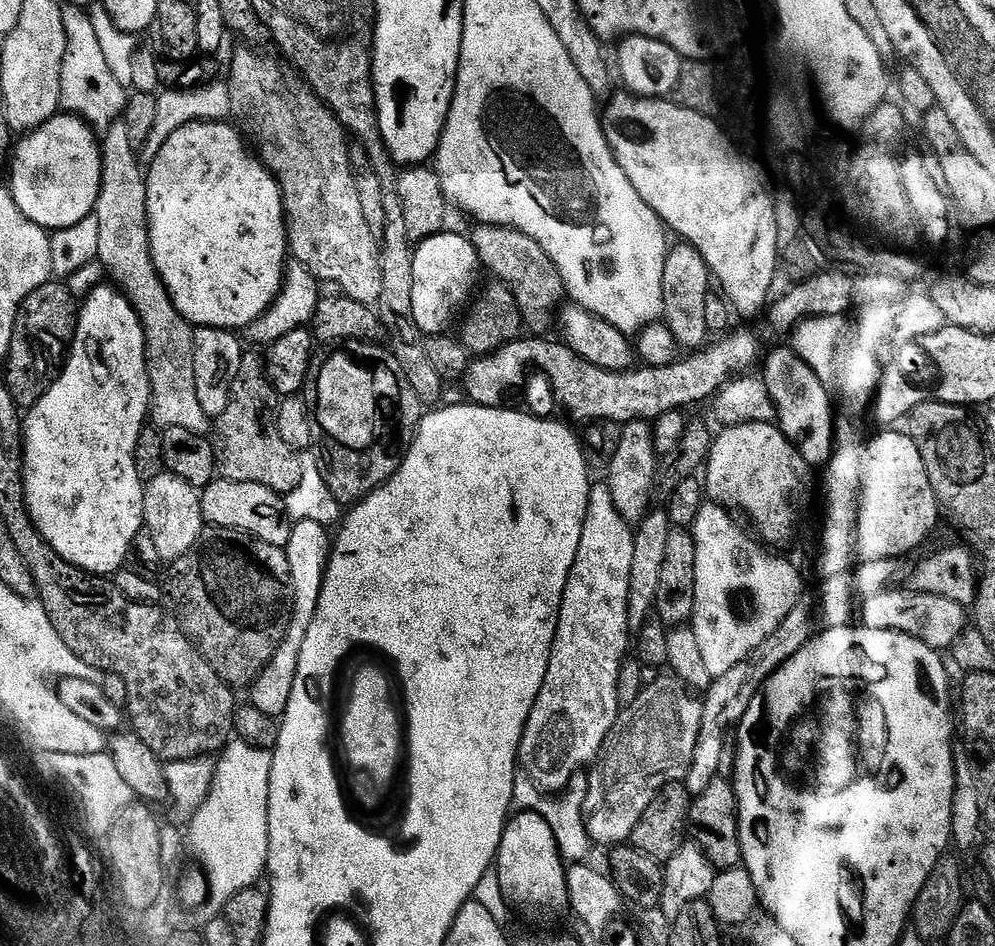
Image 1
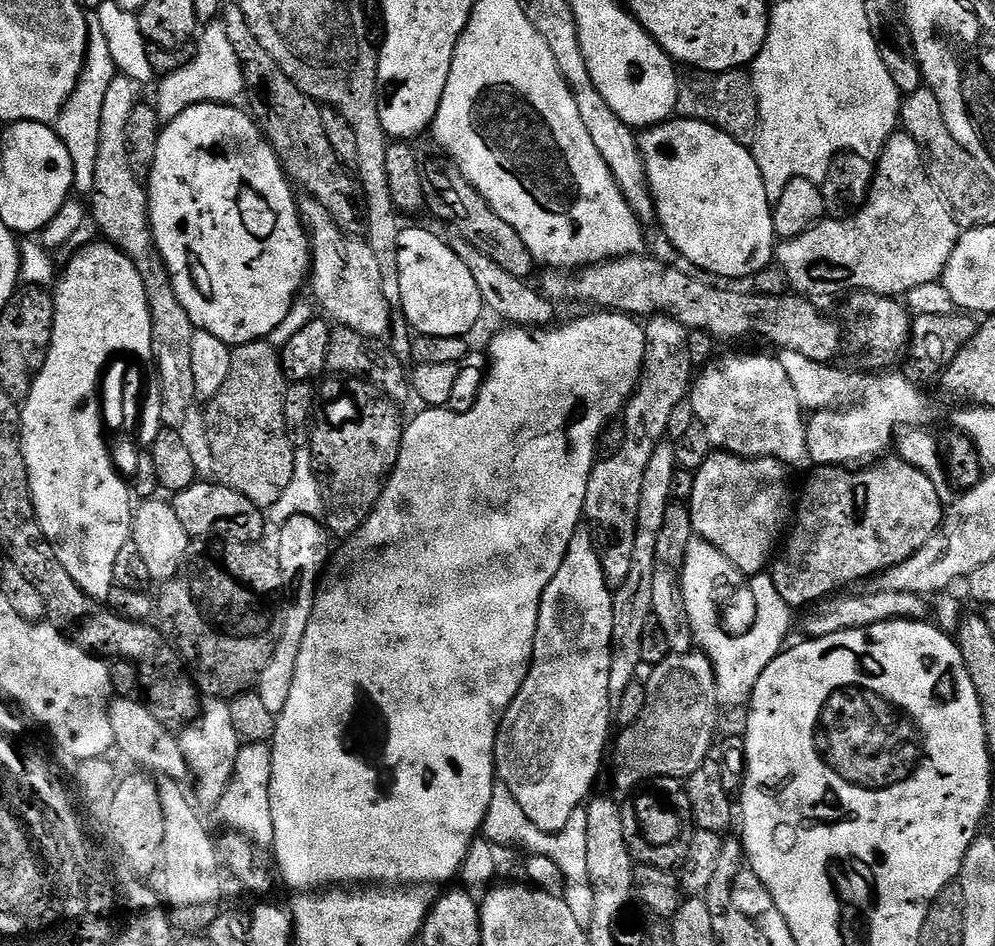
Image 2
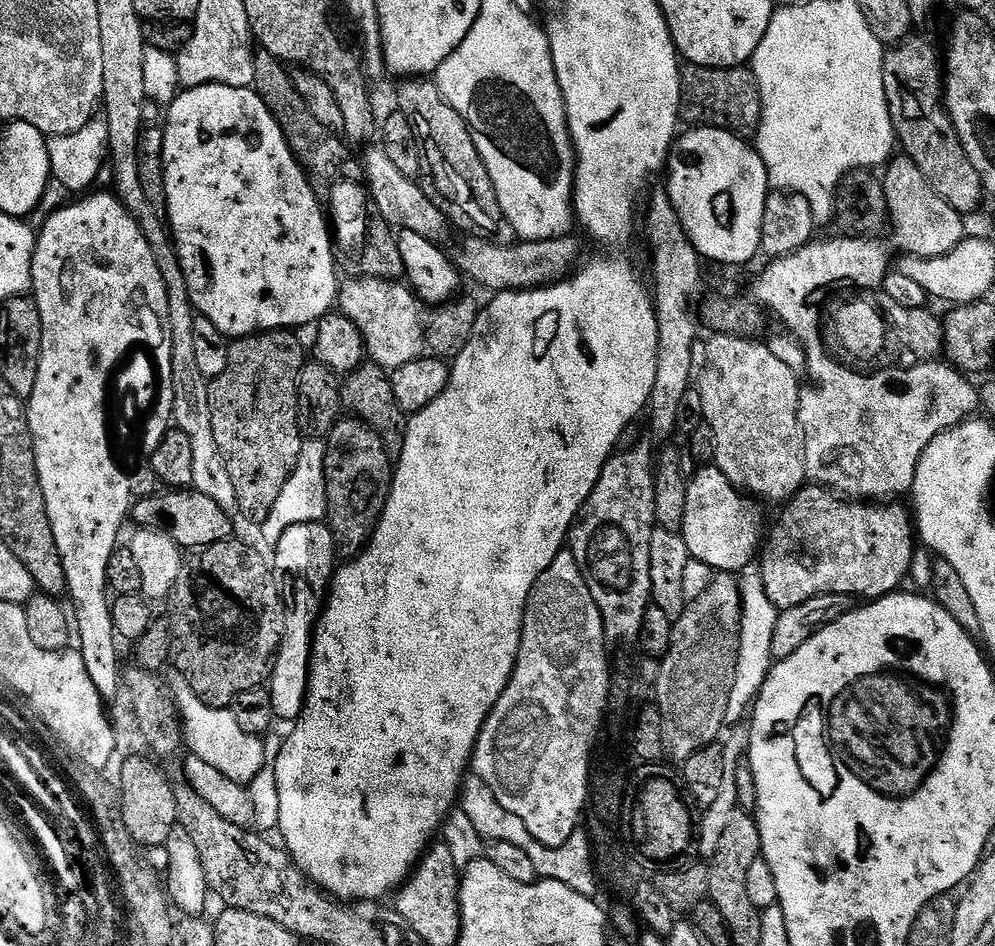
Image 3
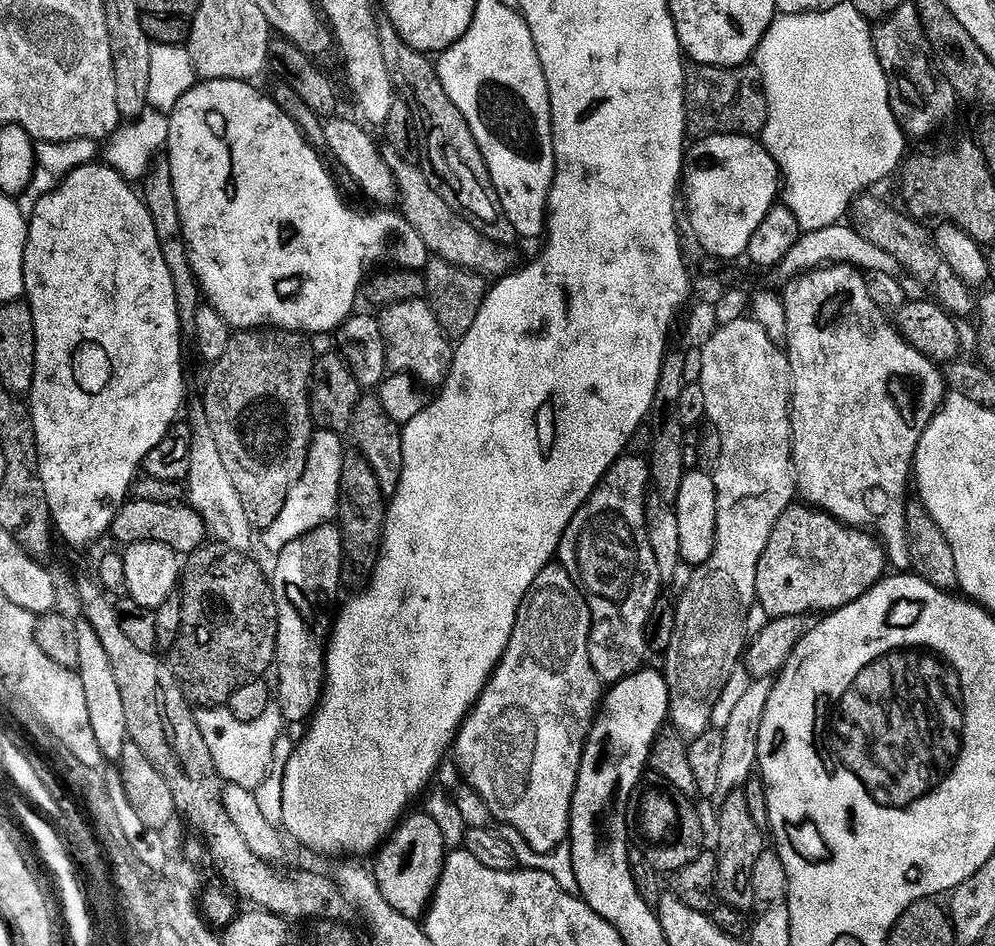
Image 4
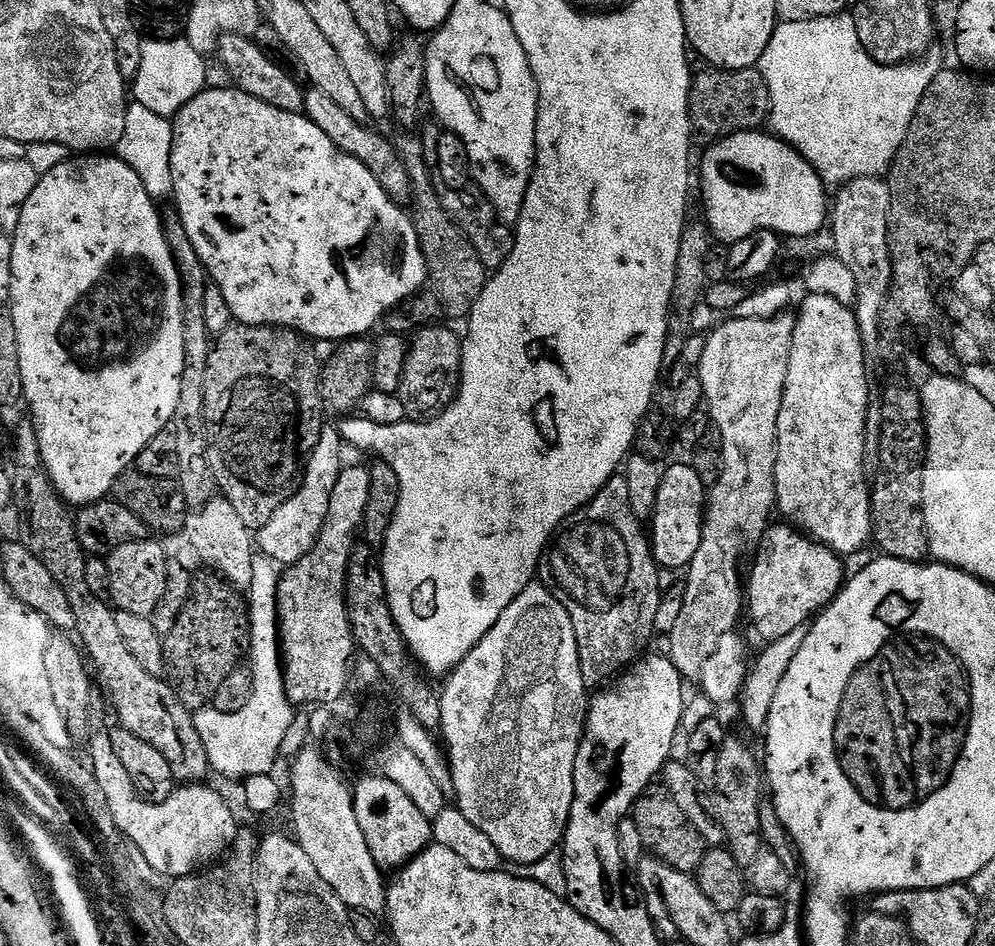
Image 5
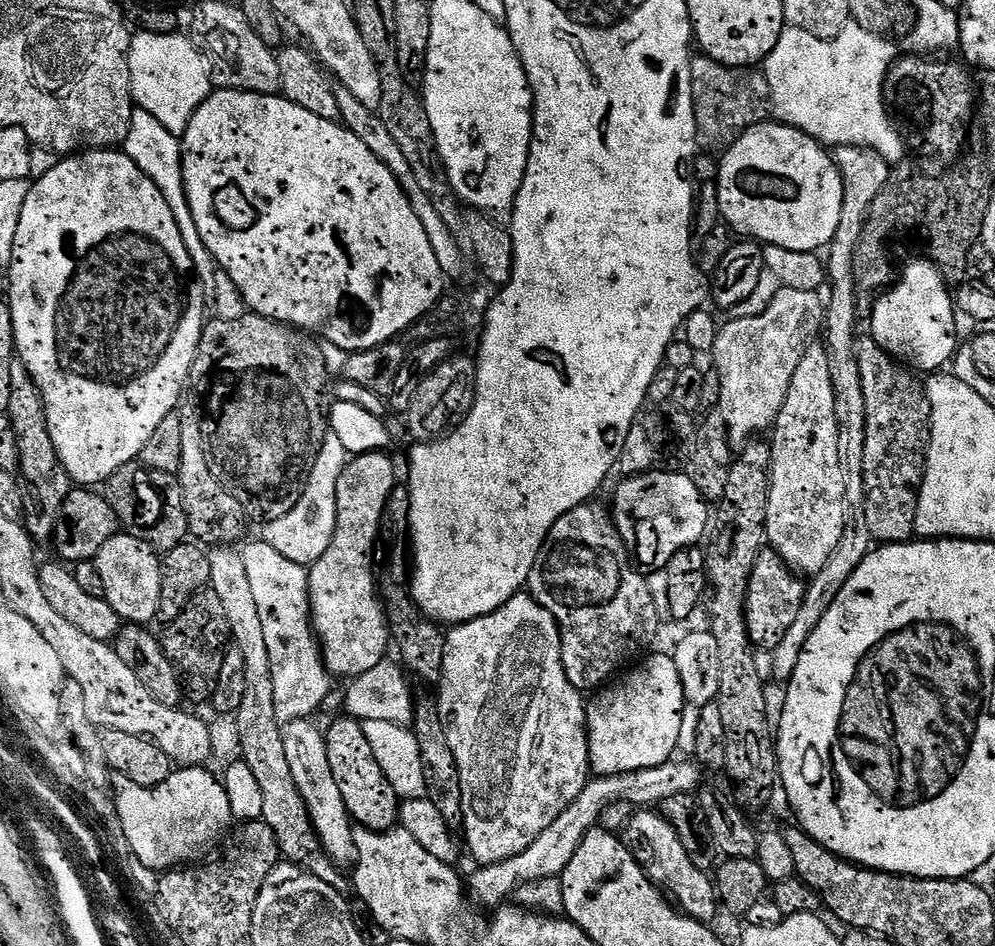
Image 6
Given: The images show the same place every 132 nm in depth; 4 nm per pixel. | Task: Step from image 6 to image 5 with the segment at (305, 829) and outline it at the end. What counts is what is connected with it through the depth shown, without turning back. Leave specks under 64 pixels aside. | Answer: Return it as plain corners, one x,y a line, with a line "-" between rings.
214,498
203,508
193,511
186,525
187,536
193,550
208,563
205,565
209,569
215,570
237,589
247,590
252,587
254,536
228,500

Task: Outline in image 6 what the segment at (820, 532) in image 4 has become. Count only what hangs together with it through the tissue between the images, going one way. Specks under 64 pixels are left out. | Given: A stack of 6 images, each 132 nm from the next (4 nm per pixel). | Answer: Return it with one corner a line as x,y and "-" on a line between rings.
761,551
750,574
744,611
753,649
770,654
776,649
778,642
782,642
782,634
790,630
790,625
794,623
794,617
798,615
798,610
802,606
805,587
805,581
789,568
777,552

